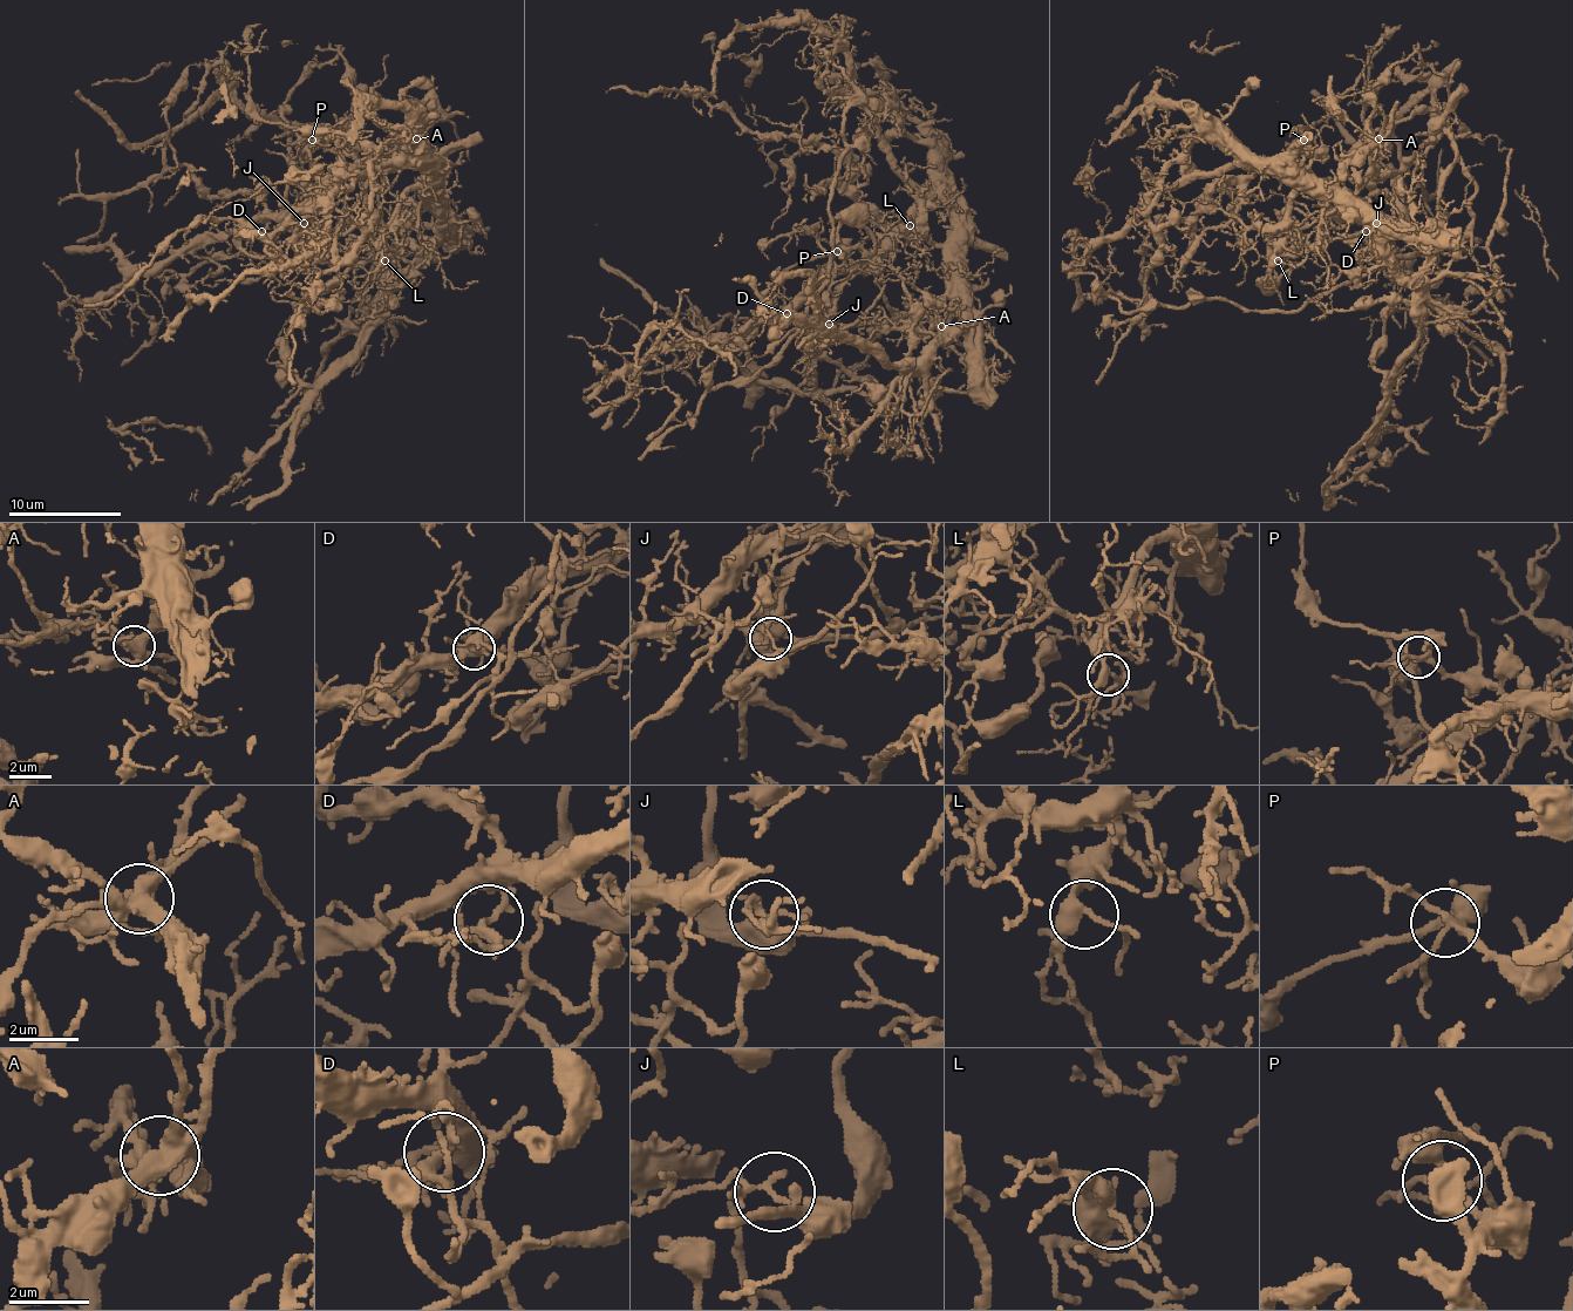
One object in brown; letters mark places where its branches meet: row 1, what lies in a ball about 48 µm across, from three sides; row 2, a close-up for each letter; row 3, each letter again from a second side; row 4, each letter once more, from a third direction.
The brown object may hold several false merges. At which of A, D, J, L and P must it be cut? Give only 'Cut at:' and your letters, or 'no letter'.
Cut at: A, D, J

